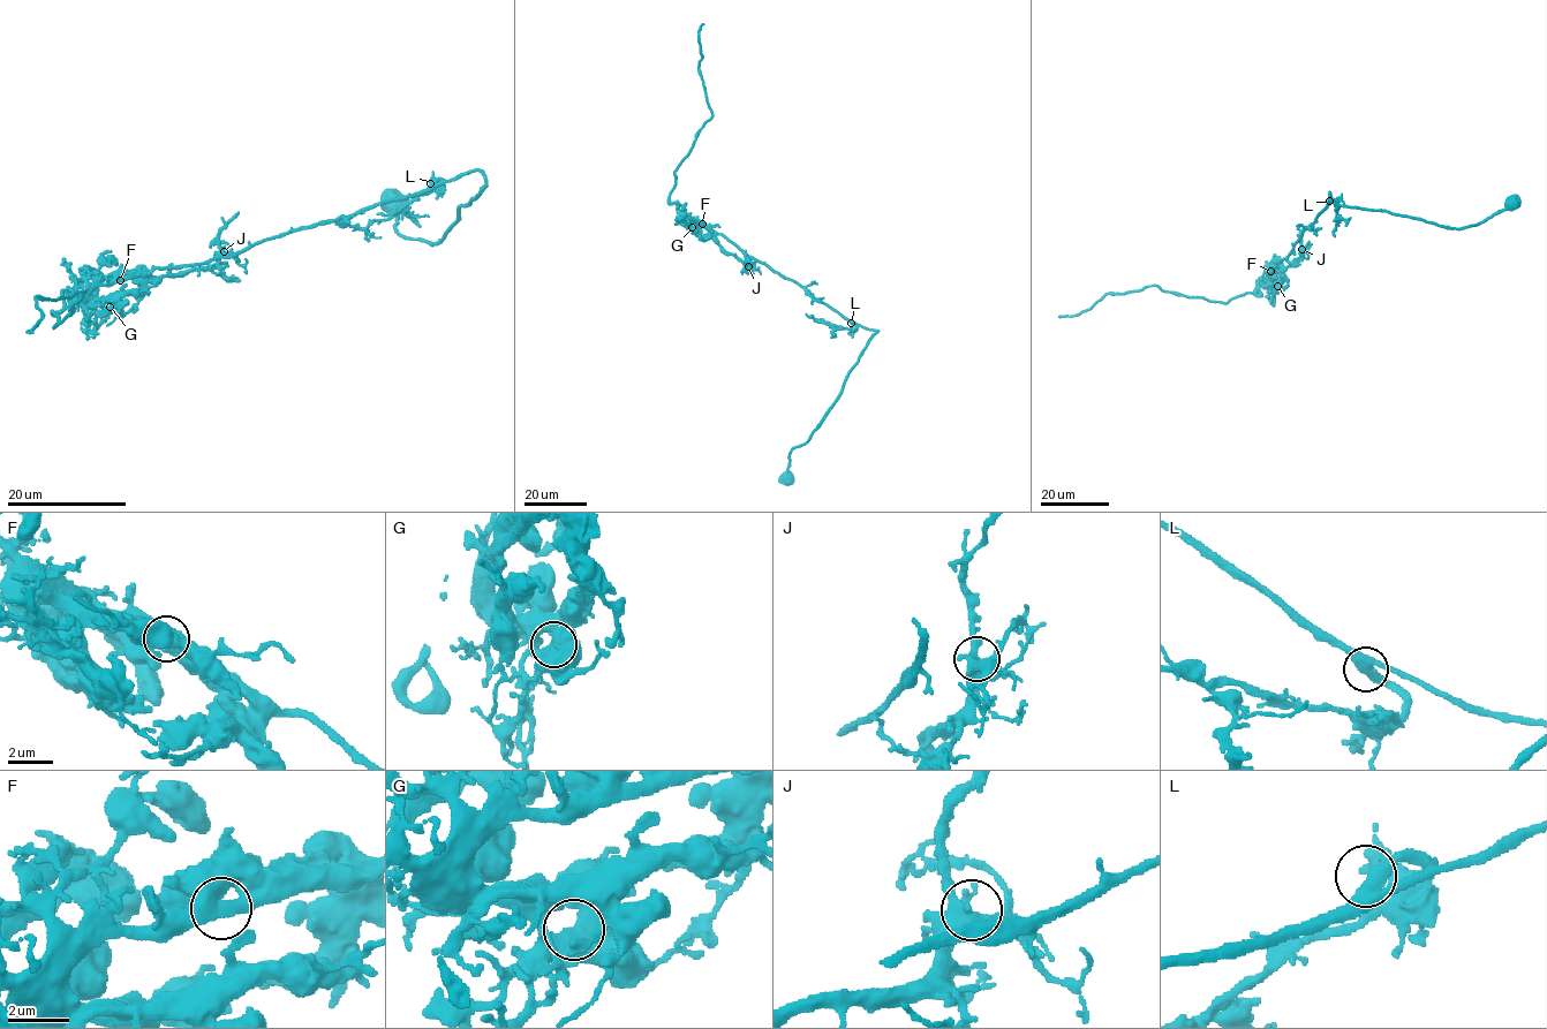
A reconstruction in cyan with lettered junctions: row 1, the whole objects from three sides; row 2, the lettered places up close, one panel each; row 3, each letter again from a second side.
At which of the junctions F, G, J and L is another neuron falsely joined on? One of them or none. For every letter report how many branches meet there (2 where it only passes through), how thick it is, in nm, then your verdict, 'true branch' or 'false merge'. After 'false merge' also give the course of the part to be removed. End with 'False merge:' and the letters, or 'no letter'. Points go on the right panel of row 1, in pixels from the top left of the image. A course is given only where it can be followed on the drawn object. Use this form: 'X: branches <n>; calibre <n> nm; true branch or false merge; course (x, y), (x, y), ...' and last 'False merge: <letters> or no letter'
F: branches 3; calibre 480 nm; true branch
G: branches 3; calibre 480 nm; true branch
J: branches 3; calibre 420 nm; true branch
L: branches 3; calibre 380 nm; true branch
False merge: no letter

